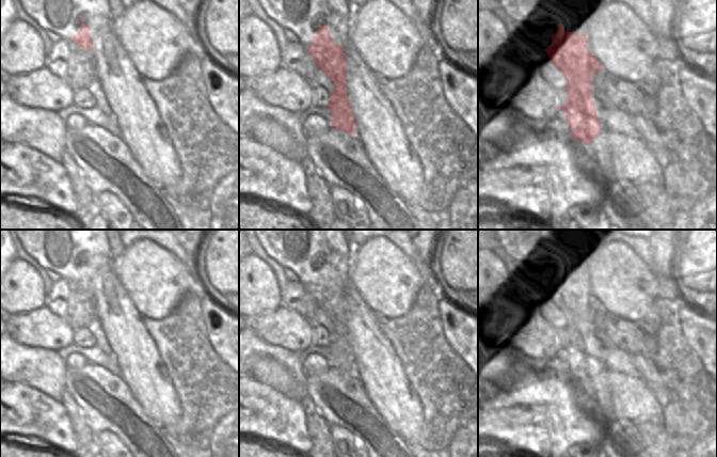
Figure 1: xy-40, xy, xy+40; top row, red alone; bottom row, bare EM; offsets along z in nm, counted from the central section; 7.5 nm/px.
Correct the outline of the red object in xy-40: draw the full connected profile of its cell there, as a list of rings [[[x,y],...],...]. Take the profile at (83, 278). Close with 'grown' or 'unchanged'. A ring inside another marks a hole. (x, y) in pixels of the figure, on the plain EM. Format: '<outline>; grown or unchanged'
[[[83,261],[80,270],[74,274],[74,279],[71,281],[79,284],[83,288],[93,290],[93,279],[91,277],[90,269],[91,267],[89,264]]]; unchanged

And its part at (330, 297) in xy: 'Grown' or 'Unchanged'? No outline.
Unchanged.

